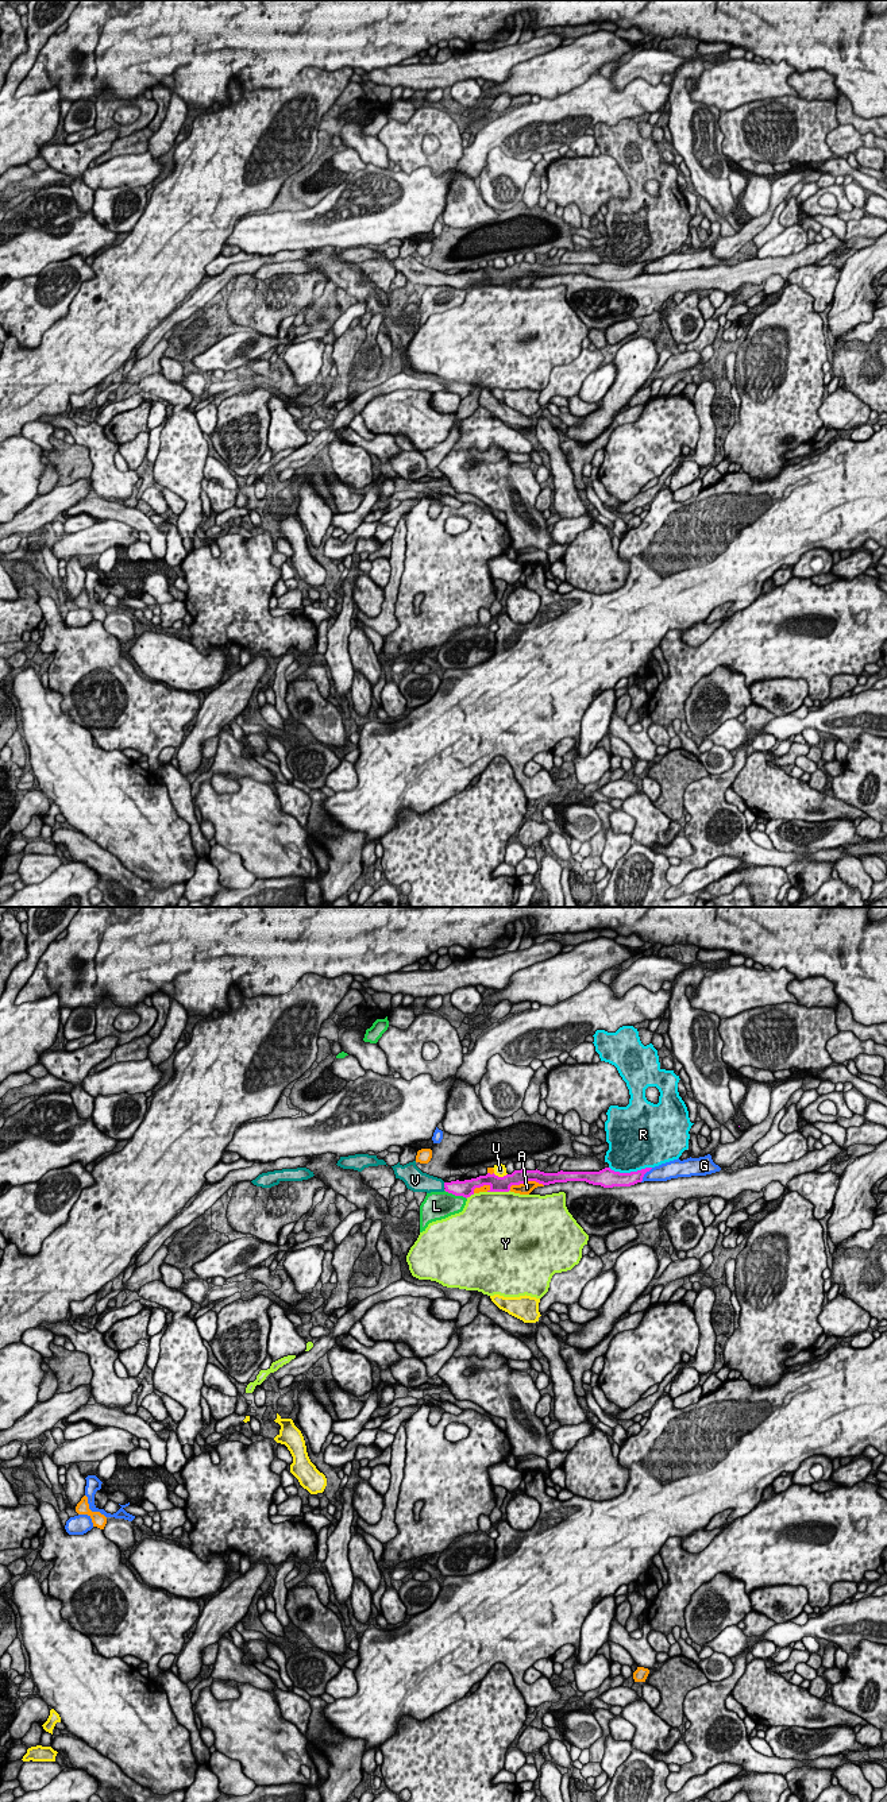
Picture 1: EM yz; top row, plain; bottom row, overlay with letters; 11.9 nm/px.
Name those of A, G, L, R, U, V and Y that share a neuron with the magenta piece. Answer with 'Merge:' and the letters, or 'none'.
Merge: V

